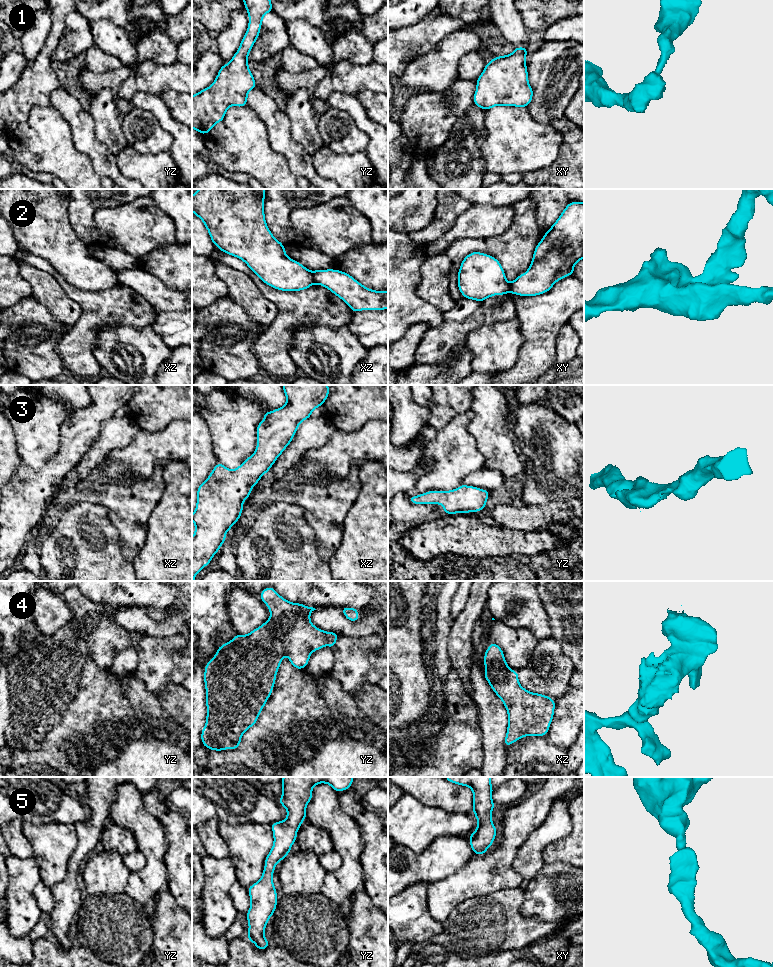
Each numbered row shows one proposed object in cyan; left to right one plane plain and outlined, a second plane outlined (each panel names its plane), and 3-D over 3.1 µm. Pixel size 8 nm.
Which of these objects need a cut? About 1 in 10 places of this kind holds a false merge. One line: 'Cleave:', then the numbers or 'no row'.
Cleave: 2

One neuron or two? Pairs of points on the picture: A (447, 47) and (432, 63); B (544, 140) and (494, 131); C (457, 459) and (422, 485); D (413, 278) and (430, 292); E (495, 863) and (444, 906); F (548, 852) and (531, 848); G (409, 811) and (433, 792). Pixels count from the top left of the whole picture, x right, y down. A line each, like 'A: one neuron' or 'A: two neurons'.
A: one neuron
B: one neuron
C: one neuron
D: two neurons
E: one neuron
F: two neurons
G: two neurons

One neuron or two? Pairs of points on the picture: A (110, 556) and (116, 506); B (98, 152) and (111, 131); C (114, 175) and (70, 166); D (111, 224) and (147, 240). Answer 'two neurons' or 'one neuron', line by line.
A: two neurons
B: two neurons
C: two neurons
D: one neuron

